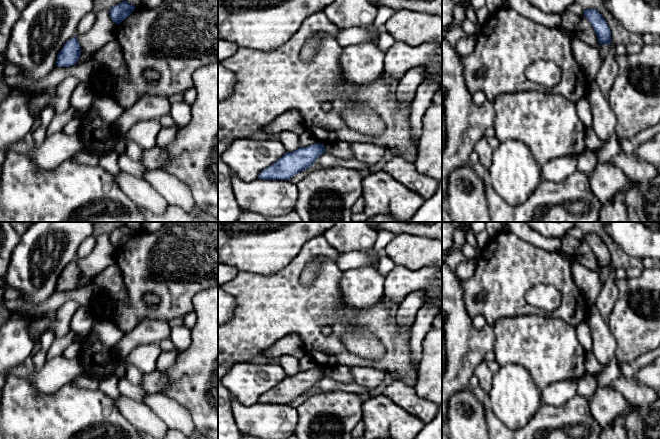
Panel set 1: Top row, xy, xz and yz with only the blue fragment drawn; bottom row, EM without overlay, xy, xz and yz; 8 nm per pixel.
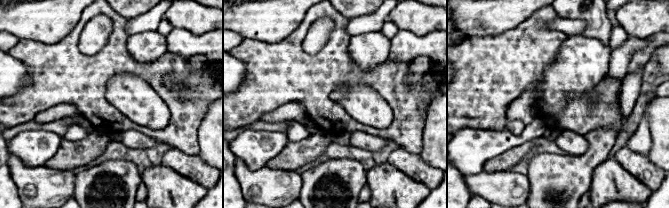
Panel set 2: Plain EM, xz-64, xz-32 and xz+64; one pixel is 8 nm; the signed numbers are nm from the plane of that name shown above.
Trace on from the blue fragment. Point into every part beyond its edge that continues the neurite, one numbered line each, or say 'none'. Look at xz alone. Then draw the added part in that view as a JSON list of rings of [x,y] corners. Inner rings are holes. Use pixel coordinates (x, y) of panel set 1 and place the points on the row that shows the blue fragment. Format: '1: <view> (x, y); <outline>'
none

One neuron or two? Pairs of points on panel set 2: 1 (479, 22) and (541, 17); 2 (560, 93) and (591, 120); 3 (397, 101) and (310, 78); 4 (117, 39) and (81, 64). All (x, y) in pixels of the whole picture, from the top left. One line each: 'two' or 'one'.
1: two
2: two
3: one
4: one

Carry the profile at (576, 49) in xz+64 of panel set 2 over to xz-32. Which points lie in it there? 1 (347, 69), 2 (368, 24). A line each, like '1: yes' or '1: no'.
1: no
2: no

